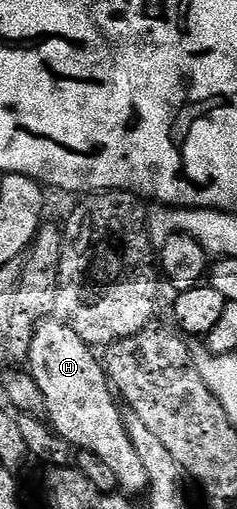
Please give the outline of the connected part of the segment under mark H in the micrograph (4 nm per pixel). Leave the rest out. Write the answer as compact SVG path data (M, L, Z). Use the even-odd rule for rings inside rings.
M51 317L36 325L26 367L32 372L34 381L38 381L38 389L42 389L47 422L65 444L98 456L106 465L106 469L114 473L121 492L144 491L150 483L150 477L146 469L142 469L142 461L138 461L138 453L134 453L130 437L126 433L124 411L118 402L117 392L112 386L112 380L108 378L105 364L101 360L99 363L96 355L97 352L89 347L86 341L82 341L82 337L78 337L78 333L70 329L70 325L63 323L59 317Z

